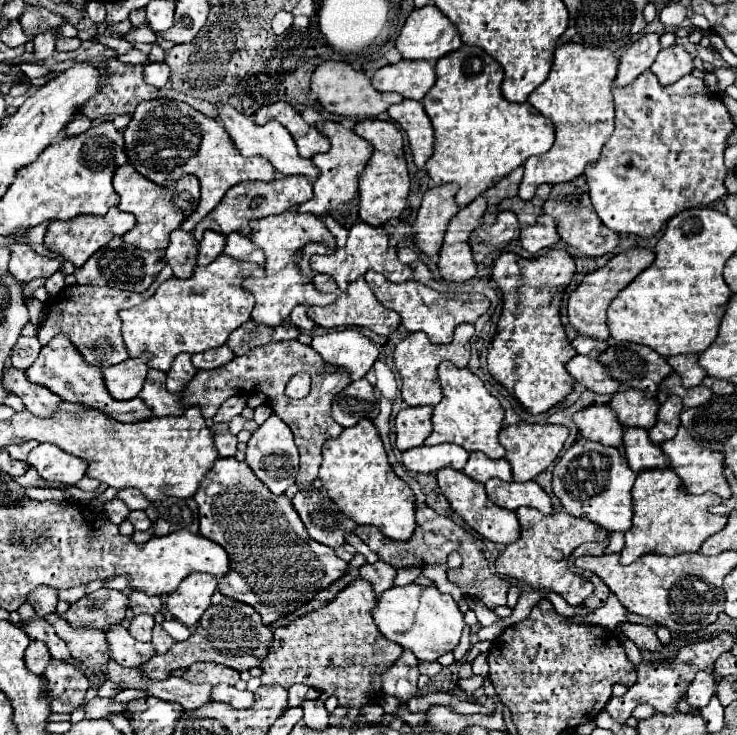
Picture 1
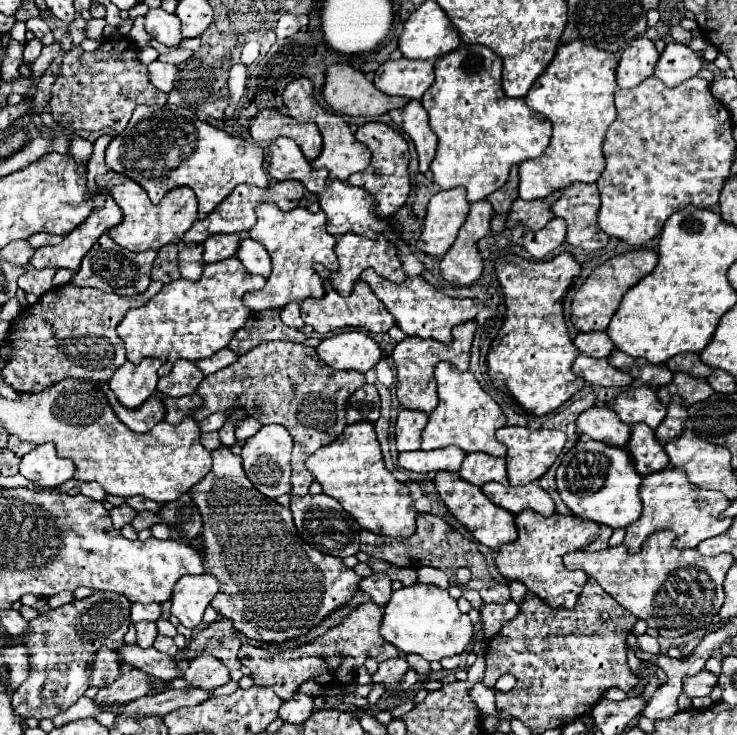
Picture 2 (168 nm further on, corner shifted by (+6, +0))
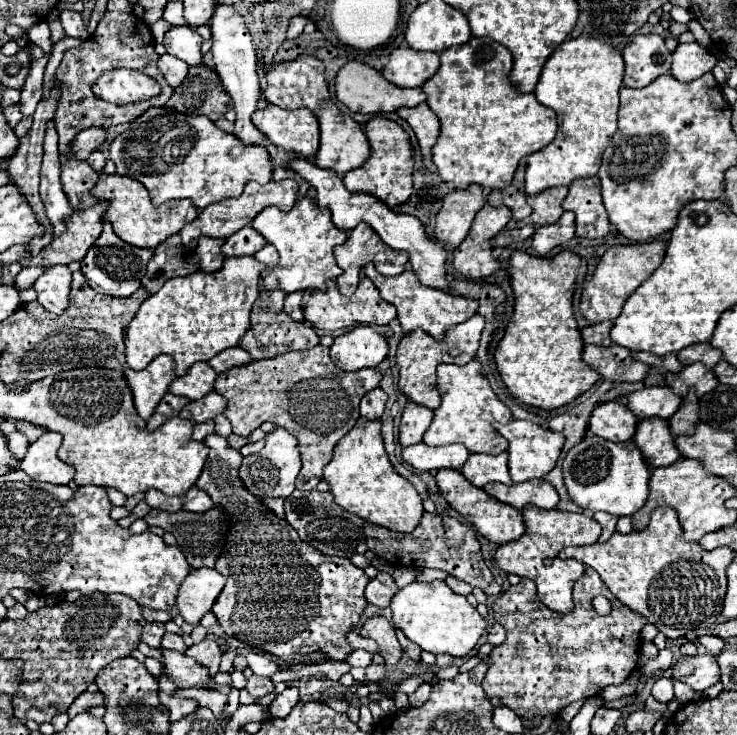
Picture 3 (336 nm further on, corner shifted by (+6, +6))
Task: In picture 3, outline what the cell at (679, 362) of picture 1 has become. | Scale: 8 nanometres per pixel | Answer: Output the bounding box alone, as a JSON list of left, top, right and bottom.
[677,342,721,368]

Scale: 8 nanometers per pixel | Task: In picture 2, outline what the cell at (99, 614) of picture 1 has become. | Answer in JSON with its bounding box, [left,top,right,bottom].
[13,592,131,718]

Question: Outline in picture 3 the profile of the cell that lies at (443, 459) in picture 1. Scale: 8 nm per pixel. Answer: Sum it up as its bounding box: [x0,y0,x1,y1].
[401,442,469,472]

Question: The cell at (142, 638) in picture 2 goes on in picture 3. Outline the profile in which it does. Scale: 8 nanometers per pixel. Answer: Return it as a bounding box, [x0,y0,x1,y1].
[141,622,165,648]

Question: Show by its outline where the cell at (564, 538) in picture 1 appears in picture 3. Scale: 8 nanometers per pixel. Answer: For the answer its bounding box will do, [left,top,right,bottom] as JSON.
[495,504,601,614]

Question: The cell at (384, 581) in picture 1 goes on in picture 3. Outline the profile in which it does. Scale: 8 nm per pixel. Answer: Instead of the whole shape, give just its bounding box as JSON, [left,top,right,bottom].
[365,572,397,608]

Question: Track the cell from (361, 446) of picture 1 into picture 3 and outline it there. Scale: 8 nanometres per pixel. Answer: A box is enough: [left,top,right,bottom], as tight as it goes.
[323,416,425,532]

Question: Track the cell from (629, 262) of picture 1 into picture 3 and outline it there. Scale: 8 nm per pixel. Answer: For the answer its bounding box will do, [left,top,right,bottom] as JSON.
[581,240,667,322]

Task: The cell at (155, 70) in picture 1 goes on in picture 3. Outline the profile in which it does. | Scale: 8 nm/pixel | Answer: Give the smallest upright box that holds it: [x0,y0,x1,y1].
[159,54,189,88]

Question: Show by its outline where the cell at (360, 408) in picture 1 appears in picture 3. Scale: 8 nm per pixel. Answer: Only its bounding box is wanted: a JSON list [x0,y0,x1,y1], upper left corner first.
[361,388,387,420]

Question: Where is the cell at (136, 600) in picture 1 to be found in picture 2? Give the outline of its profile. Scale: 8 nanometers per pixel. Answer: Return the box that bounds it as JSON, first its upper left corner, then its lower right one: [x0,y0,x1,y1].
[131,604,161,622]

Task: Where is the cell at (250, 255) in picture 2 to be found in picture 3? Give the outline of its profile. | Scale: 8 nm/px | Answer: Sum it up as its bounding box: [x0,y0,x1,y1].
[255,244,279,278]

